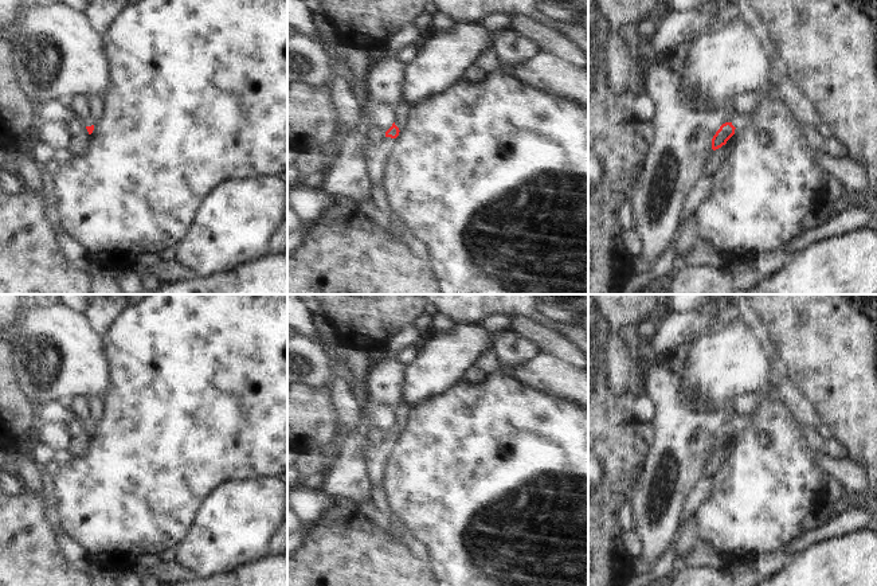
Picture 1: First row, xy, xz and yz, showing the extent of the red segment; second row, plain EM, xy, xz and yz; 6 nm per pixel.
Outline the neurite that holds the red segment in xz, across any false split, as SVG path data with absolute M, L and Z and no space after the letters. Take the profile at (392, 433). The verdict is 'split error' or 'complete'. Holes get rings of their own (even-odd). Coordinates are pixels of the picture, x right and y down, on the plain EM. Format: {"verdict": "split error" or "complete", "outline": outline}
{"verdict": "split error", "outline": "M392 425L392 427L385 433L385 440L381 442L365 441L364 445L364 468L367 470L368 481L372 485L381 487L383 483L383 468L389 456L395 440L399 437L399 429Z"}

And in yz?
{"verdict": "split error", "outline": "M735 417L731 423L725 423L720 427L712 440L712 450L716 452L727 445L727 442L735 435L736 429L743 429L749 423L749 417Z"}

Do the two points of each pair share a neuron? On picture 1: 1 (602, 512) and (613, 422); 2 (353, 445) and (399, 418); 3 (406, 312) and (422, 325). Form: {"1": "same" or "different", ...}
{"1": "same", "2": "different", "3": "different"}

